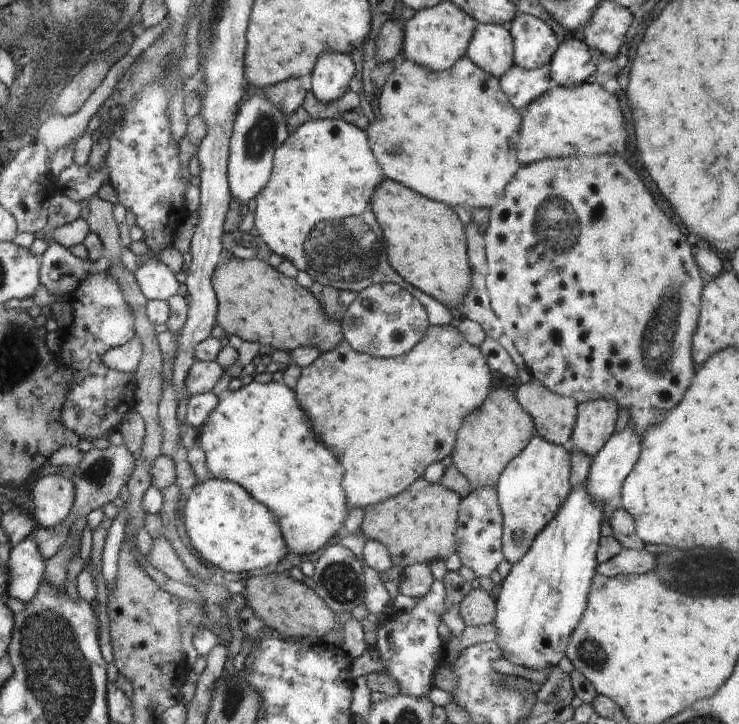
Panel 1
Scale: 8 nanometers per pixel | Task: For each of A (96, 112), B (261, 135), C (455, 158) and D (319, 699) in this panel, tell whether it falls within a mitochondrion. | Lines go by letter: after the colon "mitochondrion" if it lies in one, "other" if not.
A: other
B: mitochondrion
C: other
D: other

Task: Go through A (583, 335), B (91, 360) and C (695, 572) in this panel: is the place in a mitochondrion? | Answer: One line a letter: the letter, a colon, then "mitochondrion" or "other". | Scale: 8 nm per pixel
A: other
B: other
C: mitochondrion

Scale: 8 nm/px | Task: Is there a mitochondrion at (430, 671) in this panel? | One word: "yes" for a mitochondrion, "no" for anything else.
no

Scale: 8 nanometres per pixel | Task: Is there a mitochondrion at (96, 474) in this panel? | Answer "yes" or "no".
yes

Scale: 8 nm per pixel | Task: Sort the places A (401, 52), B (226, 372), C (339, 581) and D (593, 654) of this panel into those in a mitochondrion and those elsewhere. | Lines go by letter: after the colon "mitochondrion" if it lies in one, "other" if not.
A: other
B: other
C: mitochondrion
D: mitochondrion

